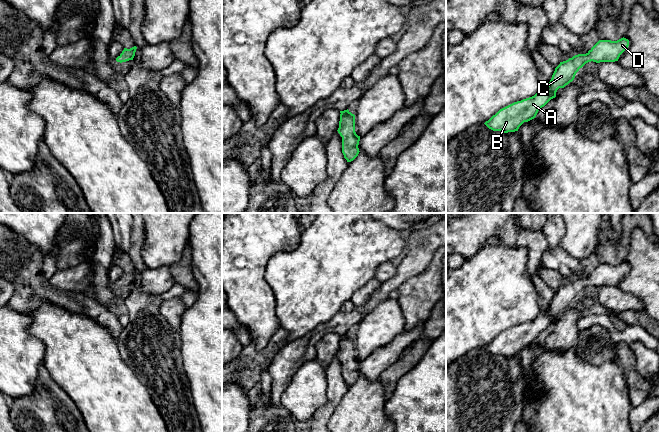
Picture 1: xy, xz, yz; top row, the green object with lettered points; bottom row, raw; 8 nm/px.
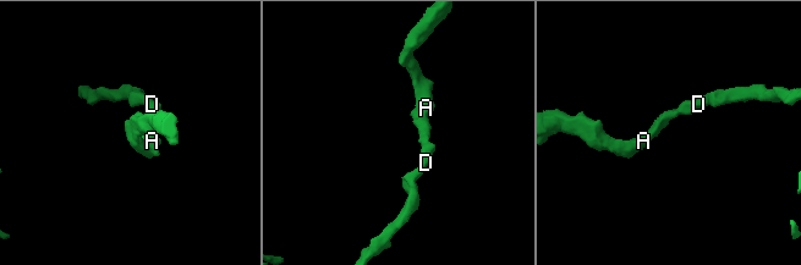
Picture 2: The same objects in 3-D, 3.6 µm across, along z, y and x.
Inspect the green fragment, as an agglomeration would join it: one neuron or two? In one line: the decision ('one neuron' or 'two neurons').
one neuron

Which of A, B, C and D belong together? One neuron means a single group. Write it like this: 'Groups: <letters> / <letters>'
Groups: A B C D

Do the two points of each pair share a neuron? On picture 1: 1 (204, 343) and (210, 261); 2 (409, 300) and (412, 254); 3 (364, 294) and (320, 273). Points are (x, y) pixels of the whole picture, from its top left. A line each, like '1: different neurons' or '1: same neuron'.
1: same neuron
2: different neurons
3: different neurons

